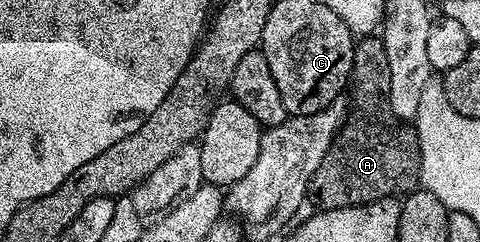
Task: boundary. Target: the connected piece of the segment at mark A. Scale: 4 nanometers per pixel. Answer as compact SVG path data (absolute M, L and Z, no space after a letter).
M372 35L357 40L350 78L350 112L345 116L336 138L332 140L330 151L326 151L322 163L318 163L318 171L314 171L308 185L308 197L316 200L320 209L341 209L374 203L384 197L407 195L420 185L420 145L416 142L415 132L400 122L388 106L388 78L385 69L383 44Z

